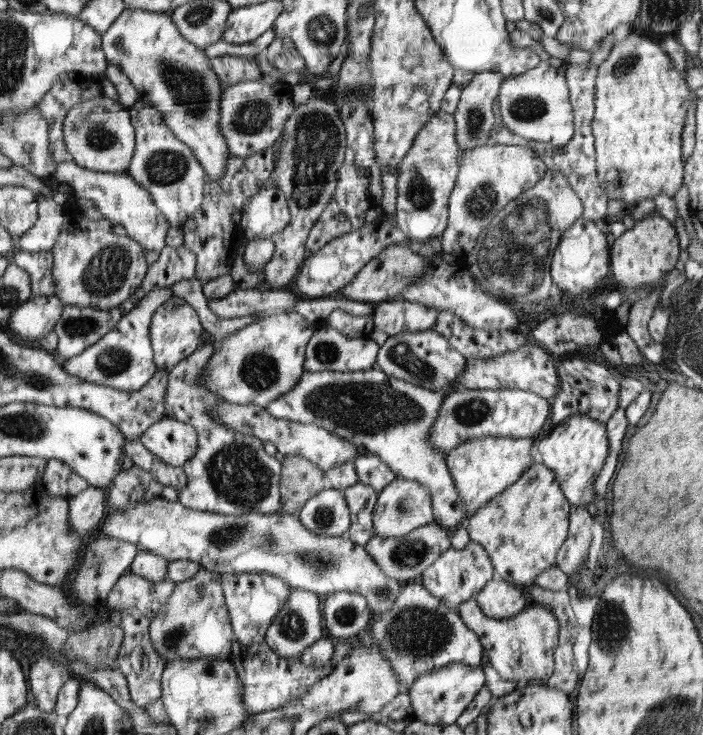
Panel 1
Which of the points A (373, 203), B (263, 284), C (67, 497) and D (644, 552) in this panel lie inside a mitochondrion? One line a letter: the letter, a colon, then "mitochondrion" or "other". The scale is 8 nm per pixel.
A: other
B: other
C: other
D: other

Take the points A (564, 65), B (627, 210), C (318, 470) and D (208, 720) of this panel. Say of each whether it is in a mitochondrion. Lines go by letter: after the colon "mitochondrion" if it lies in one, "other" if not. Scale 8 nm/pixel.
A: other
B: other
C: other
D: mitochondrion

